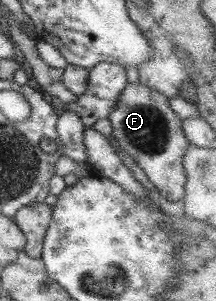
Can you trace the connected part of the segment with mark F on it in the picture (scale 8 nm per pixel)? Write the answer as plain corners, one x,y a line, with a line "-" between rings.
128,82
107,118
120,148
134,159
167,201
179,202
184,198
187,176
183,158
190,143
183,130
183,119
170,108
168,100
150,86

